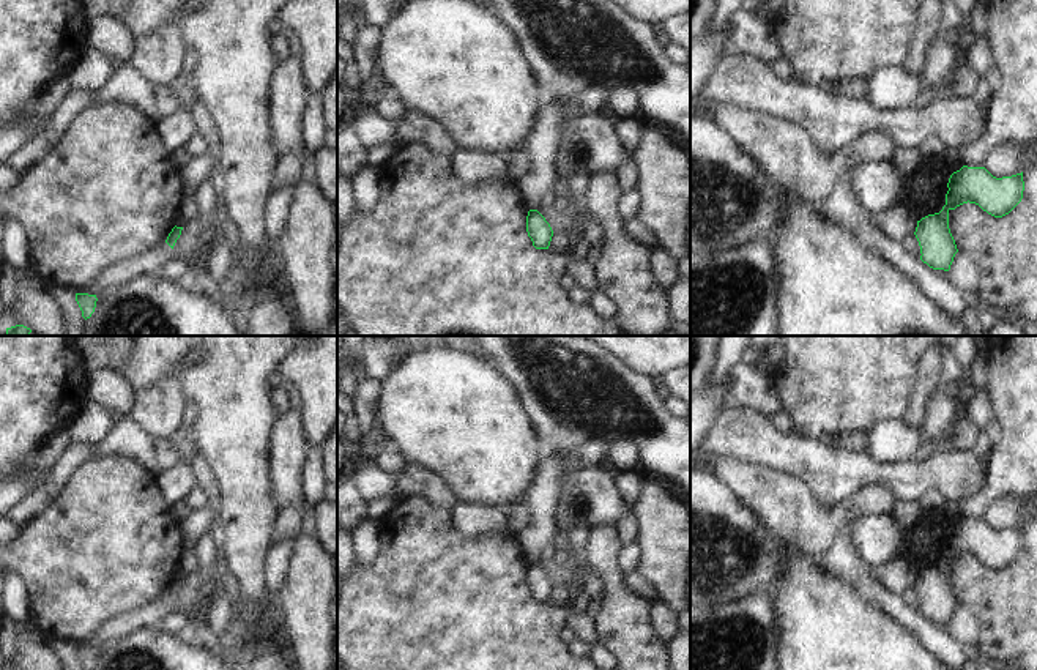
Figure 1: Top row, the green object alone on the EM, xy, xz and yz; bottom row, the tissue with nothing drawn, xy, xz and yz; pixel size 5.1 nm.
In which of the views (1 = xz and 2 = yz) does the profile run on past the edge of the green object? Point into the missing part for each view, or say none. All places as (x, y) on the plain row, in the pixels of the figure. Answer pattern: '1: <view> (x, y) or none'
1: none
2: none

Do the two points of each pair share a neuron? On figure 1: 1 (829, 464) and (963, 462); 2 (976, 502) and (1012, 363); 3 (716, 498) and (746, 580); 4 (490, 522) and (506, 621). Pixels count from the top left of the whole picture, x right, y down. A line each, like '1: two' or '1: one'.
1: one
2: one
3: one
4: two

